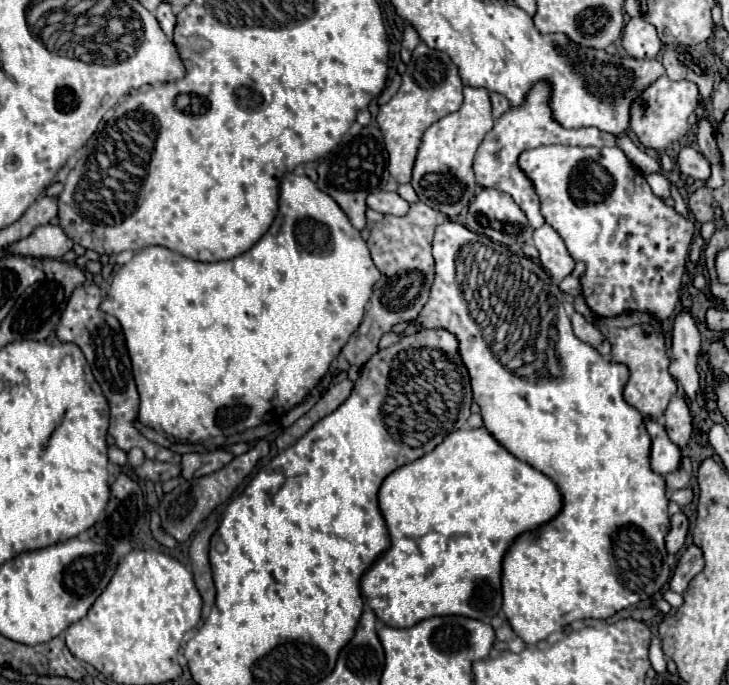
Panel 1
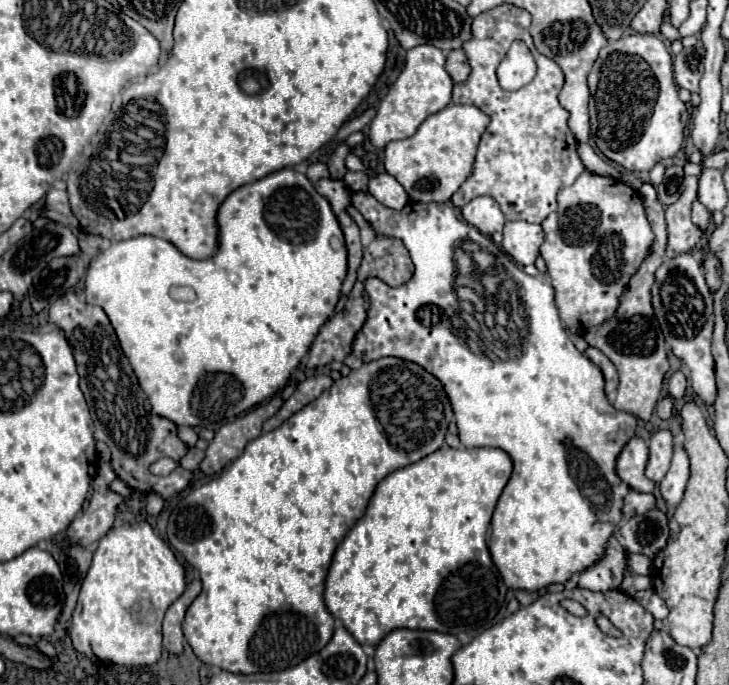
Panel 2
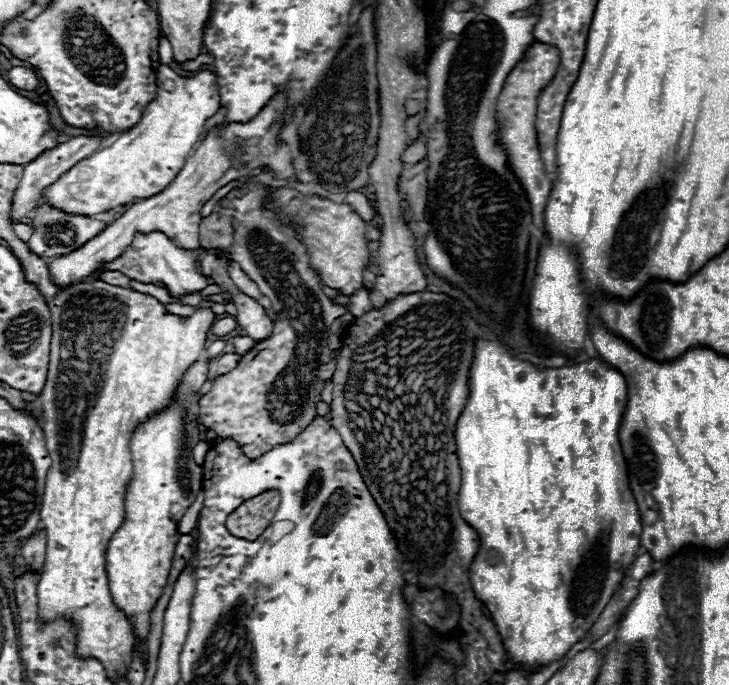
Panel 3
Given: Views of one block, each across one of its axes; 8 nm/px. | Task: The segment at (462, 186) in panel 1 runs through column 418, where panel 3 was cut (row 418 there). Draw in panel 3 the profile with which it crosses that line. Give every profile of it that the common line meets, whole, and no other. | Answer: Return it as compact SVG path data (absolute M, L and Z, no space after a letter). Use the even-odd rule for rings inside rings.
M208 358L196 360L182 376L168 408L138 424L132 440L134 476L126 486L124 522L112 534L106 548L106 572L112 598L132 620L138 642L144 642L150 630L150 610L162 596L168 582L174 550L180 538L178 522L202 490L202 466L196 464L192 450L200 436L200 388L206 382Z

